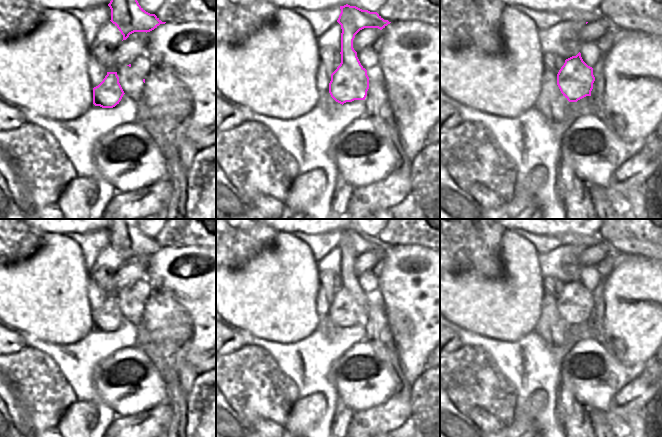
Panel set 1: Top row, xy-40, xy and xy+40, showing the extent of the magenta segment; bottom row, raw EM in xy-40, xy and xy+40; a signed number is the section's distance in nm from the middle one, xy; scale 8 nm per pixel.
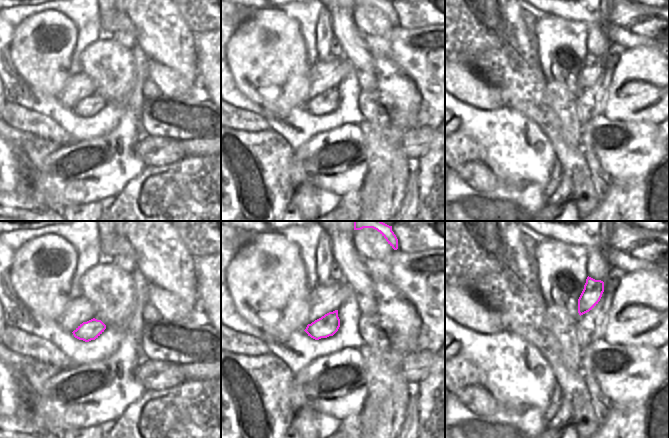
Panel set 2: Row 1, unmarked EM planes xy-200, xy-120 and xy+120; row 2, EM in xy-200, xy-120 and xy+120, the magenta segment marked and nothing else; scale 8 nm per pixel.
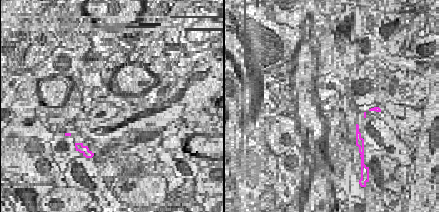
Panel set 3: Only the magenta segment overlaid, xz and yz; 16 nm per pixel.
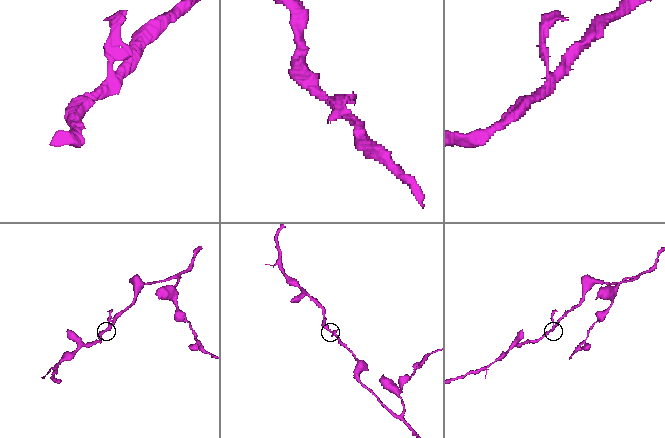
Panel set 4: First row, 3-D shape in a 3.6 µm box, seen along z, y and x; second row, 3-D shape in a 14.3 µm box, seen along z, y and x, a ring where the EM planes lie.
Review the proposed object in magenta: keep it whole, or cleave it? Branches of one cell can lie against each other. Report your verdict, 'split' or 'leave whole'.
leave whole

